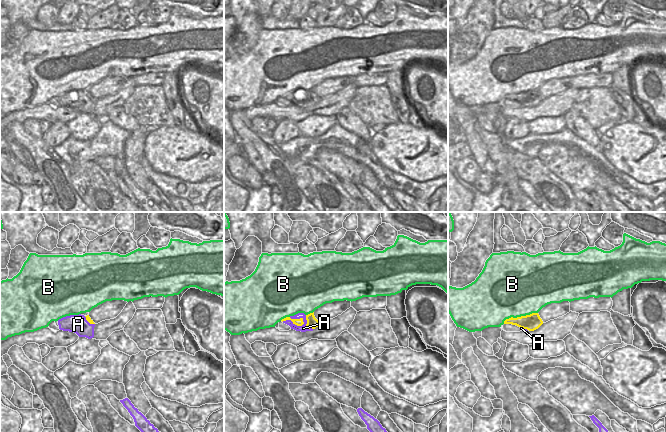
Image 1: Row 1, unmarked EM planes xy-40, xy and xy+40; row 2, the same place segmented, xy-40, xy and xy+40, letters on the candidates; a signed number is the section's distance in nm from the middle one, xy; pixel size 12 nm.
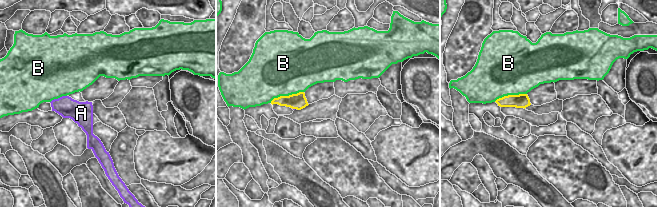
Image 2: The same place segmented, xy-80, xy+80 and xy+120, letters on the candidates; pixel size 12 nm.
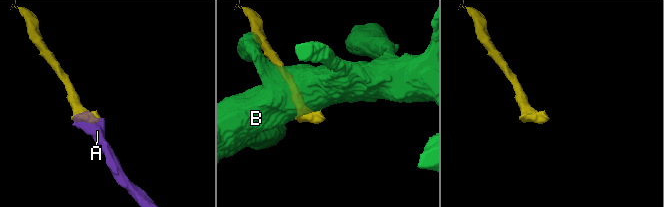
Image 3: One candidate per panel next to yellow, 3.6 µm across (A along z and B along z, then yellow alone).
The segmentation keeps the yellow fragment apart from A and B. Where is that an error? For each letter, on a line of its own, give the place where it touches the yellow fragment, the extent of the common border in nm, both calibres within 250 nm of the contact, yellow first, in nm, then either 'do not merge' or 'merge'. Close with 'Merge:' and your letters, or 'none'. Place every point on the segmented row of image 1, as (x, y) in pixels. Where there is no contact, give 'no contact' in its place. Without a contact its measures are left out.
A: contact xy (298, 325); length 400 nm; calibres 100 and 90 nm; merge
B: contact xy+40 (519, 317); length 440 nm; calibres 200 and 480 nm; do not merge
Merge: A

